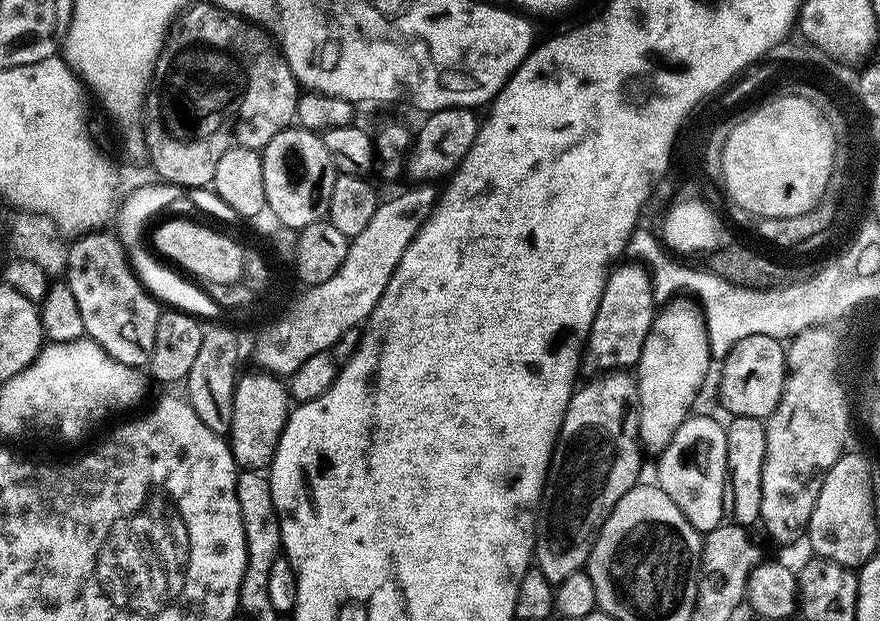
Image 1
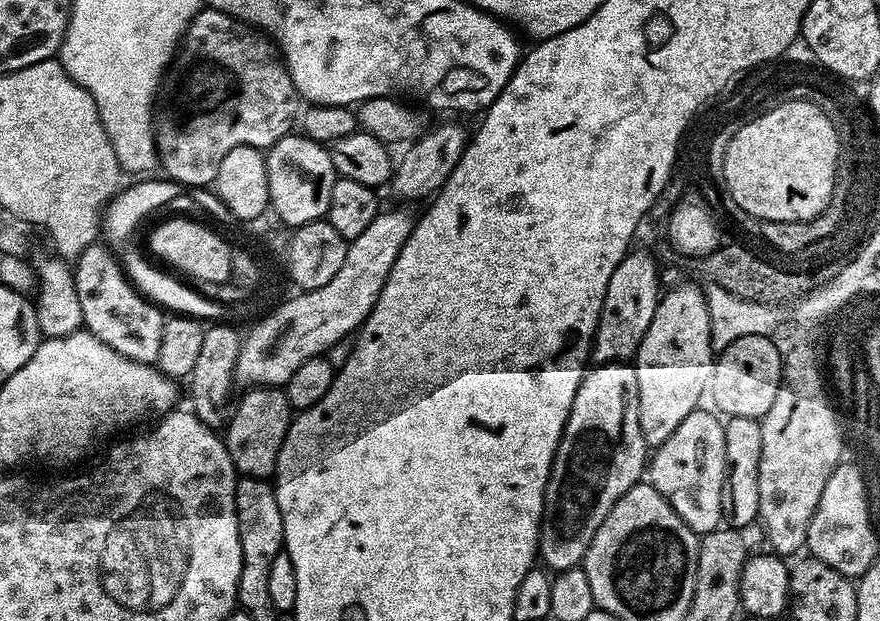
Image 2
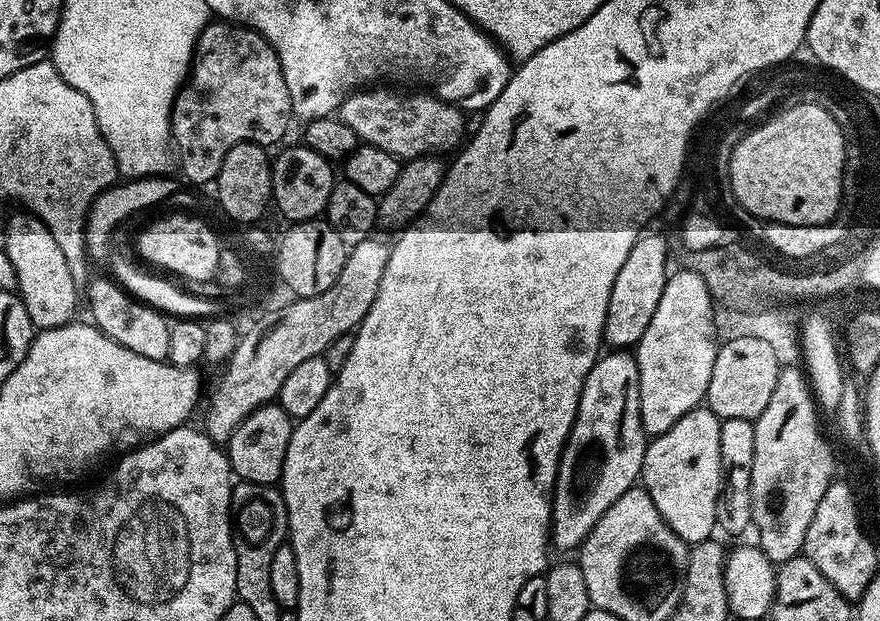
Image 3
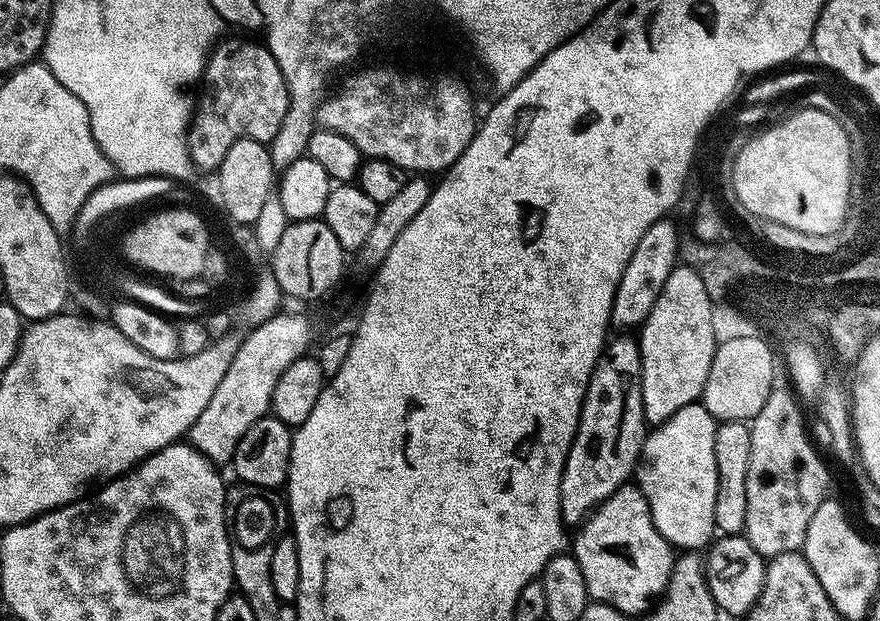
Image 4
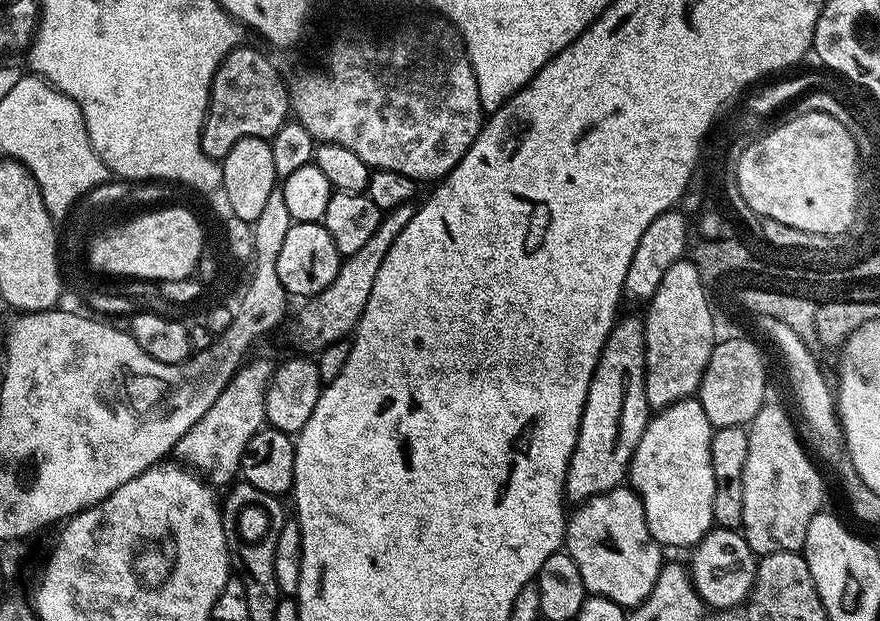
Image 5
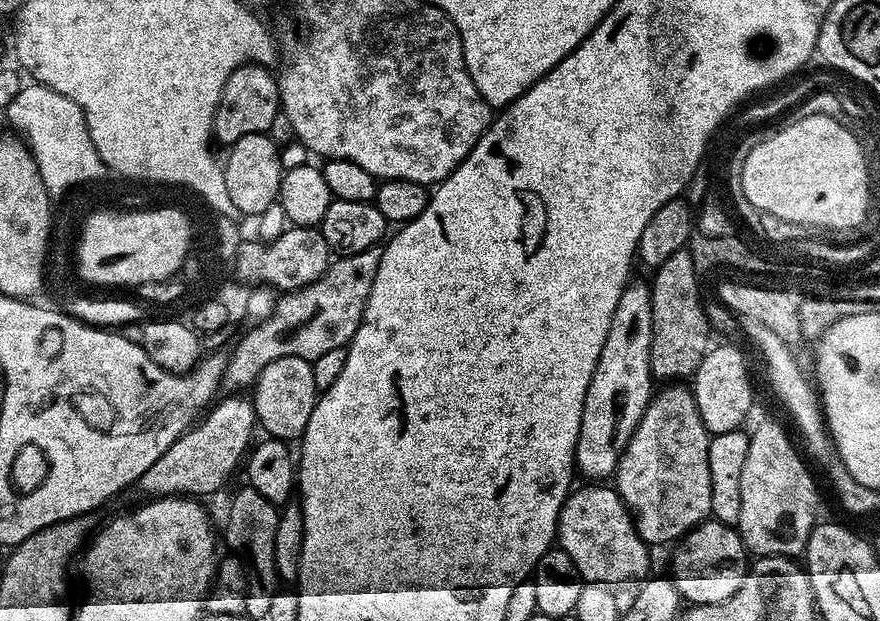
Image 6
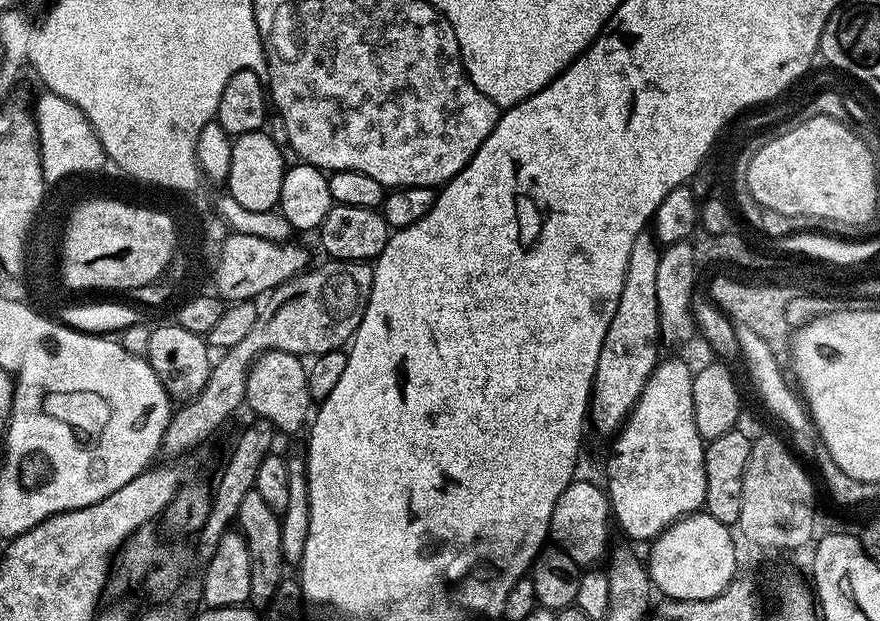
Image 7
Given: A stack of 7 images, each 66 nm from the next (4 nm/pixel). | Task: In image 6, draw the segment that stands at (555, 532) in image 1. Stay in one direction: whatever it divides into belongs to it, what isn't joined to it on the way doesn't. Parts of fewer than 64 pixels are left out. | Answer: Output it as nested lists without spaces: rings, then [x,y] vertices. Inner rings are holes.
[[[633,279],[622,290],[618,306],[614,306],[614,318],[610,318],[610,330],[606,334],[606,342],[602,342],[602,354],[598,354],[598,366],[582,406],[574,468],[579,475],[581,472],[585,476],[585,481],[604,482],[615,473],[638,422],[642,422],[642,414],[654,395],[650,366],[653,338],[652,289],[645,281],[643,284]]]

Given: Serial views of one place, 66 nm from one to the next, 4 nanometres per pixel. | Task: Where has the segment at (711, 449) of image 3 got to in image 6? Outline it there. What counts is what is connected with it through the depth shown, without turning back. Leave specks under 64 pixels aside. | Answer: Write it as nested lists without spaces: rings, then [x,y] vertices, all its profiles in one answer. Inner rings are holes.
[[[664,386],[655,393],[648,408],[642,414],[642,422],[634,430],[622,458],[614,473],[614,487],[624,499],[628,511],[636,521],[640,539],[649,546],[679,541],[693,528],[709,519],[710,506],[710,462],[708,442],[710,434],[705,430],[698,406],[691,391],[684,386]]]

